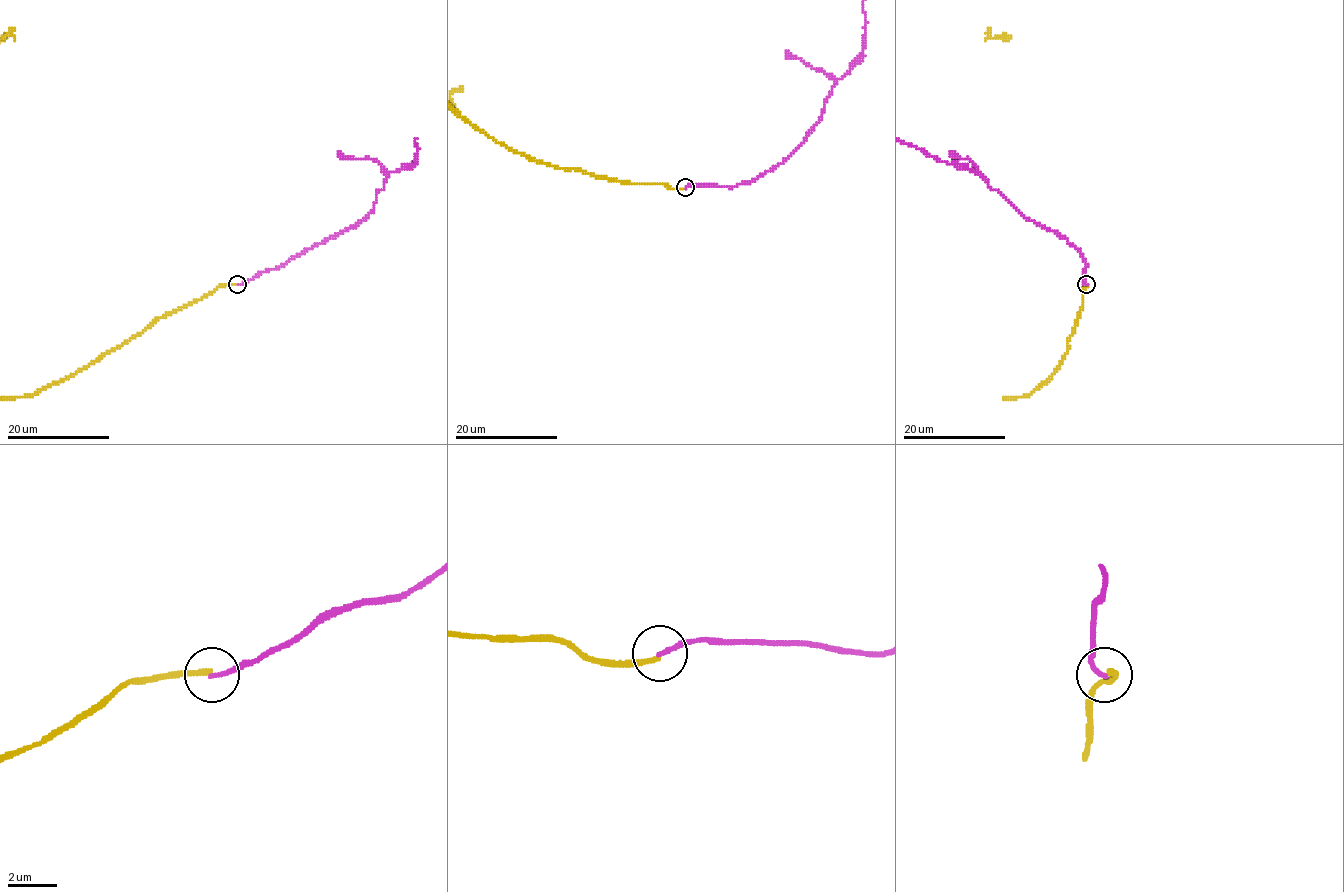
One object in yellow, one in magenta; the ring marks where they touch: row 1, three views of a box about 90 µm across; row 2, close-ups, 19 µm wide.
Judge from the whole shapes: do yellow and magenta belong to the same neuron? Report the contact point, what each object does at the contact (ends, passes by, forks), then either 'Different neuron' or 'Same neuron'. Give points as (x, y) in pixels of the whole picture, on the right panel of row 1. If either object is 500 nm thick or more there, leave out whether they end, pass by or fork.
Place: (1086, 284). At the ring yellow ends. At the ring magenta ends. Different neuron

